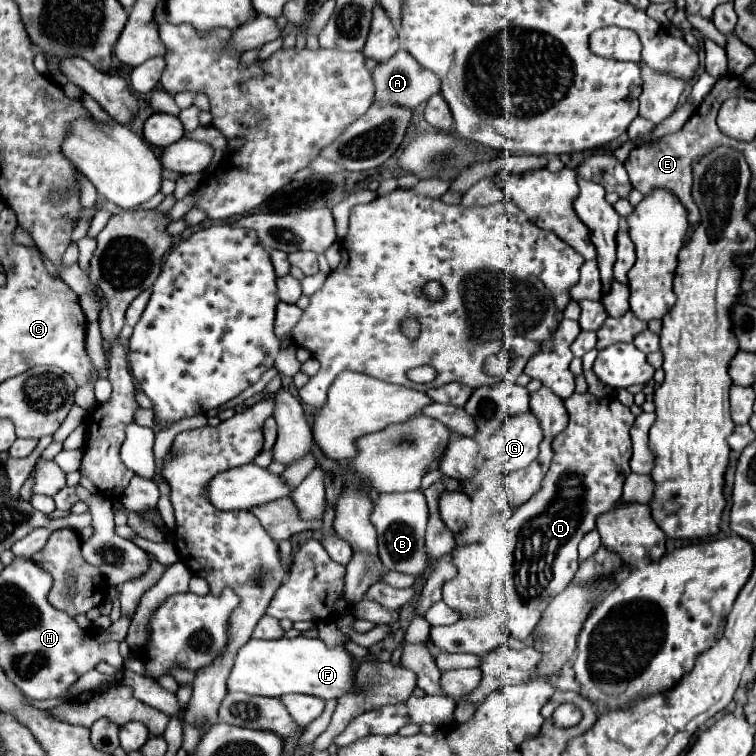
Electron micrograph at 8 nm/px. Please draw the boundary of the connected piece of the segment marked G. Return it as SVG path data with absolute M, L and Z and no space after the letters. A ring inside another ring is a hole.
M526 411L526 415L516 415L512 419L508 419L508 423L504 423L504 427L500 427L500 431L496 431L496 435L492 435L486 443L486 447L482 449L480 457L482 457L482 465L480 465L480 473L478 477L474 477L474 485L478 485L482 479L490 477L490 475L500 475L504 471L518 471L518 469L526 469L538 455L538 445L542 443L544 433L540 423L536 421L536 415L532 415L530 411Z

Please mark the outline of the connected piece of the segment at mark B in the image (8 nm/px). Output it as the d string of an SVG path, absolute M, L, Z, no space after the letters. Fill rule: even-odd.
M420 489L408 493L380 495L378 501L374 503L370 521L378 529L378 555L388 571L420 575L426 569L424 531L428 521L428 507L424 493Z

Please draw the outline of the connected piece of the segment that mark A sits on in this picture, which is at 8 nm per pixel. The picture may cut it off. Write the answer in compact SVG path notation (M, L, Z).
M398 51L388 61L378 63L372 69L372 79L374 79L374 87L376 87L374 103L378 103L378 105L398 105L398 107L414 109L422 101L428 101L434 93L440 91L440 79L432 71L420 67L416 63L416 59L412 59L412 55L408 55L406 51Z

